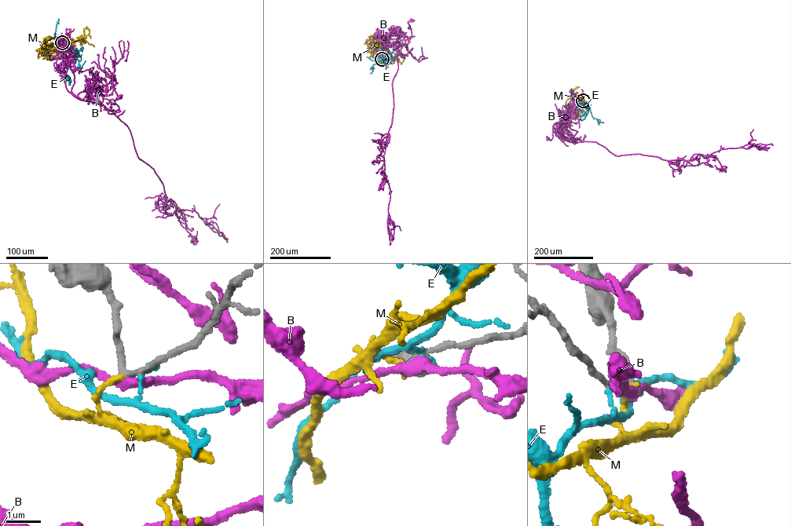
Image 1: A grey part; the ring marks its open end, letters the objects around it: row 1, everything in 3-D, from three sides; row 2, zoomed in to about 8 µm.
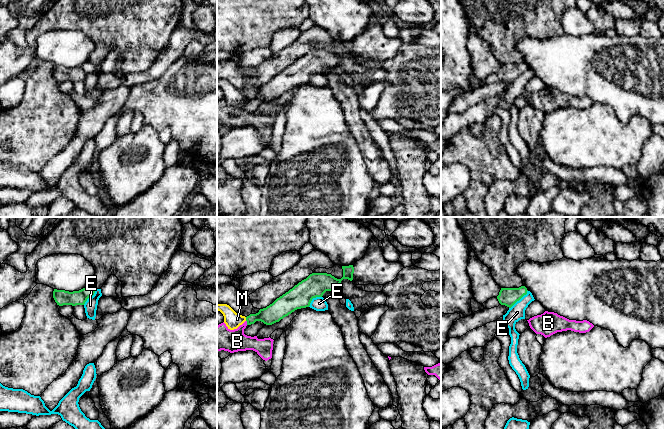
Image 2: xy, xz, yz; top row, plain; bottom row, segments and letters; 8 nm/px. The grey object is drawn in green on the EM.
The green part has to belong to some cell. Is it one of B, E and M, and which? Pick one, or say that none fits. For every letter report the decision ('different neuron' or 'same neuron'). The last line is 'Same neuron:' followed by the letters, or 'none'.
B: different neuron
E: different neuron
M: different neuron
Same neuron: none

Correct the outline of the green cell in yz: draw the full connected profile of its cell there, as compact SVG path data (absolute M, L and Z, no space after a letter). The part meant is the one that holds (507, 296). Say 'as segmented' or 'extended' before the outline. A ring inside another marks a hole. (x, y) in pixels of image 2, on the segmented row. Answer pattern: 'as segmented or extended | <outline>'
as segmented | M525 286L519 288L501 288L497 299L501 305L511 308L517 301L527 294L527 291Z

